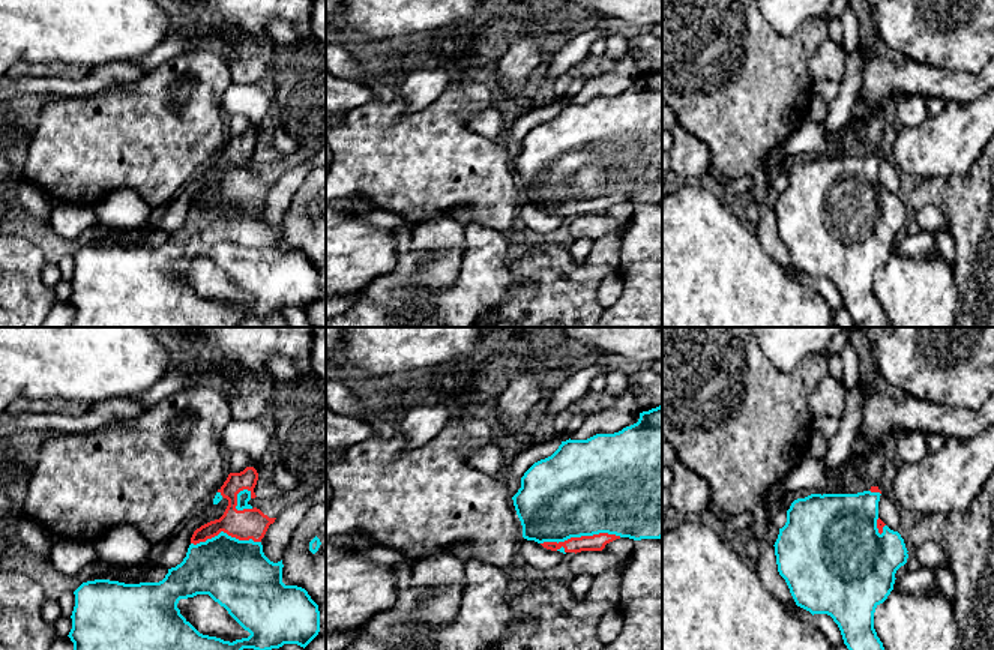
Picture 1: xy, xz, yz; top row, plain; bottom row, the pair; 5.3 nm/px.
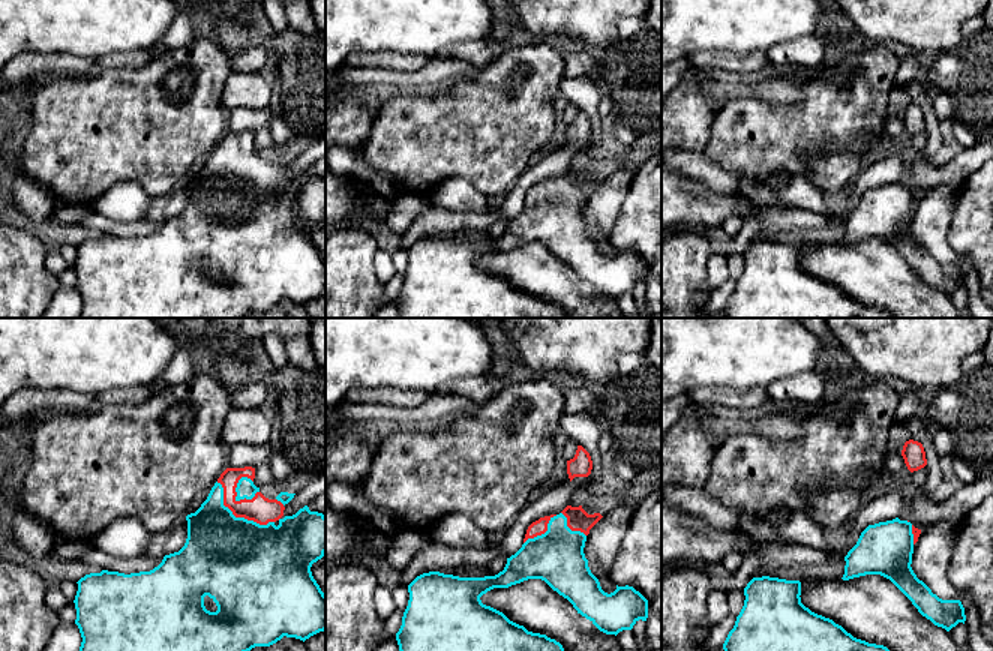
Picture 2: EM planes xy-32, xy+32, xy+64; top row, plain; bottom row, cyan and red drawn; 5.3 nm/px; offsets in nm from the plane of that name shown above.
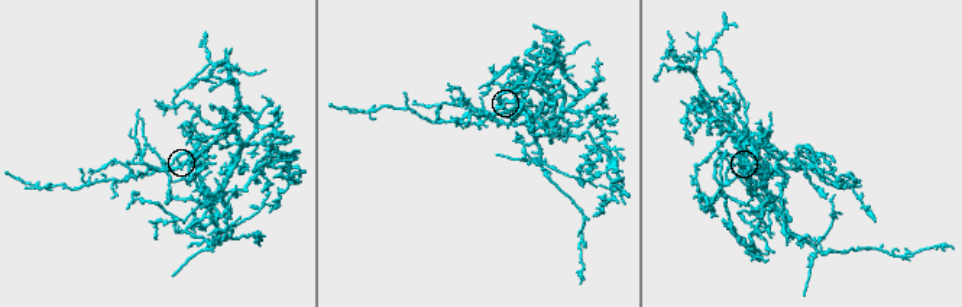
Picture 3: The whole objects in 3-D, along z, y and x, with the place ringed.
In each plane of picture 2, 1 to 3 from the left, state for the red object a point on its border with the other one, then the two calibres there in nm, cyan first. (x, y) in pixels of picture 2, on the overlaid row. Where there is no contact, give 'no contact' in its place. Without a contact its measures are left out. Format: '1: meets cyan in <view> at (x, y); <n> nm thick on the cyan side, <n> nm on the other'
1: meets cyan in xy-32 at (237, 518); 480 nm thick on the cyan side, 140 nm on the other
2: meets cyan in xy+32 at (545, 533); 300 nm thick on the cyan side, 80 nm on the other
3: meets cyan in xy+64 at (912, 534); 280 nm thick on the cyan side, 50 nm on the other

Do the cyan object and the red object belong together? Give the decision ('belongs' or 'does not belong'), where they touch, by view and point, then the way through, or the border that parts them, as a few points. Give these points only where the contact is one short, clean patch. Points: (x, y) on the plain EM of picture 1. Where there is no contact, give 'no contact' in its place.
belongs | xz (580, 200)

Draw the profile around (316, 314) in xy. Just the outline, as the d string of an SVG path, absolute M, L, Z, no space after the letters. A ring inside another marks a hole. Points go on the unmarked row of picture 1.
M326 264L318 269L320 275L320 296L318 299L305 311L308 321L314 327L326 327Z

